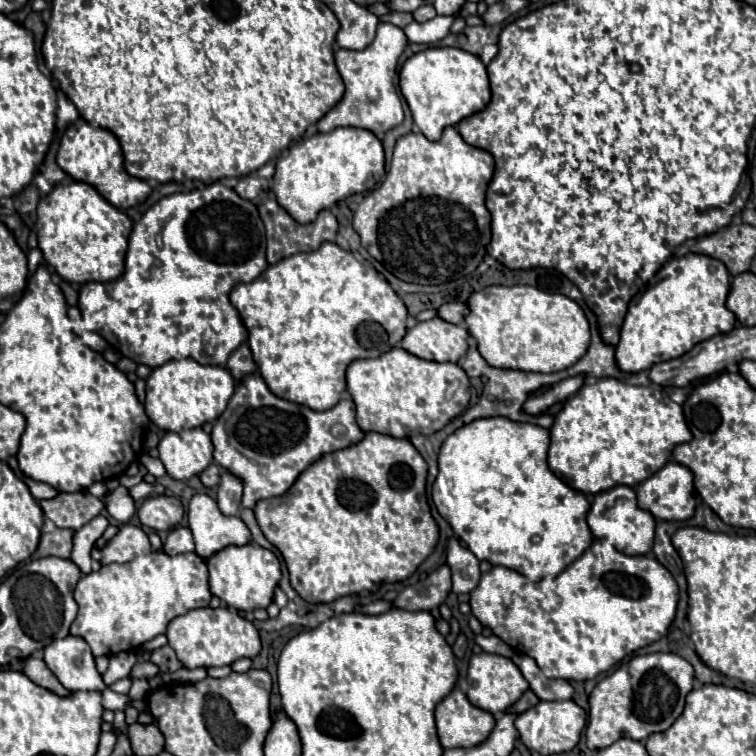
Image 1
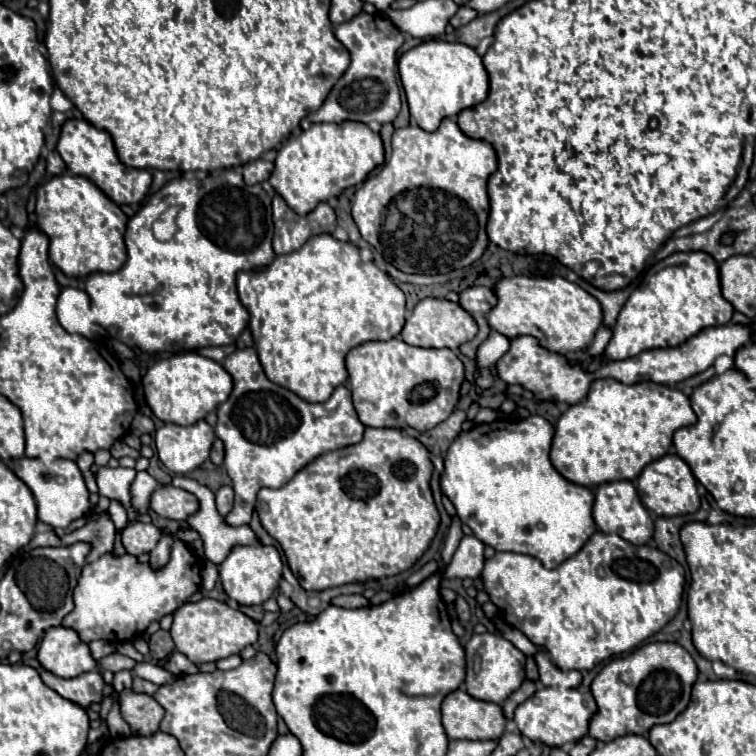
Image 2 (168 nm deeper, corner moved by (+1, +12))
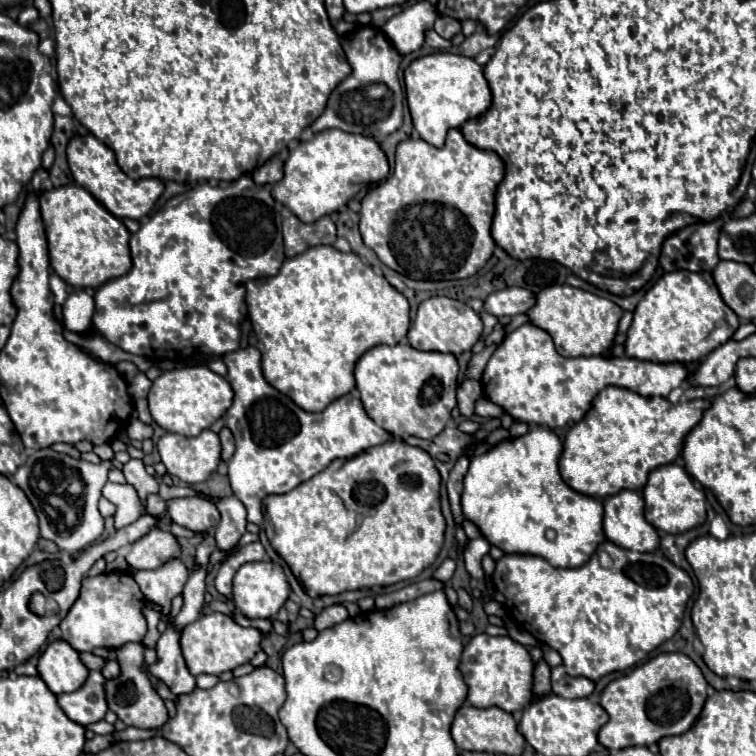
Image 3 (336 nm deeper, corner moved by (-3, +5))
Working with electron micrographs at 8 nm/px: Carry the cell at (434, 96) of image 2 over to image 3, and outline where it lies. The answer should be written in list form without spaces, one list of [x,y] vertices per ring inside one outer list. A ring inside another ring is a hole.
[[[432,53],[420,57],[412,61],[404,71],[404,85],[414,129],[426,143],[434,147],[444,147],[448,129],[460,127],[468,119],[480,117],[492,101],[482,67],[474,59],[468,59],[464,55]]]

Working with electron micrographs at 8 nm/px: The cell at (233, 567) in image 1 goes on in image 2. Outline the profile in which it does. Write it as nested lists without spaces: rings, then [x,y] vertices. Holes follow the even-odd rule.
[[[254,542],[250,546],[234,546],[226,560],[220,564],[220,582],[224,592],[242,606],[254,606],[268,600],[282,578],[282,558],[274,546]]]

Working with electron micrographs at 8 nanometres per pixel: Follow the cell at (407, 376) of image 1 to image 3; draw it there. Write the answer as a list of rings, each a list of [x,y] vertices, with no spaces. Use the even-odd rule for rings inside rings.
[[[398,343],[394,347],[376,345],[366,351],[356,363],[356,387],[364,403],[366,413],[394,437],[414,435],[420,439],[436,437],[446,423],[450,421],[450,411],[456,407],[456,381],[458,381],[458,363],[452,353],[438,351],[418,351],[410,343]]]

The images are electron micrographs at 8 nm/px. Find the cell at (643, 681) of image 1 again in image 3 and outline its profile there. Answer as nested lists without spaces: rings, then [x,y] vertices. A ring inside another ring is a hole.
[[[660,653],[654,659],[634,667],[626,675],[614,679],[604,689],[604,693],[600,697],[600,705],[610,715],[610,721],[600,729],[598,741],[606,749],[626,749],[632,745],[650,747],[650,745],[658,743],[662,737],[682,735],[692,727],[692,723],[700,715],[706,697],[708,697],[708,683],[704,679],[700,667],[688,655],[684,655],[684,653]]]

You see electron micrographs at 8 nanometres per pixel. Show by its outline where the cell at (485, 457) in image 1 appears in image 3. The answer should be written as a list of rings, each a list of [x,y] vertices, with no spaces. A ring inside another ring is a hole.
[[[530,429],[518,439],[506,439],[482,455],[474,455],[470,469],[464,477],[462,491],[462,513],[472,521],[490,545],[500,547],[504,553],[522,553],[544,557],[554,567],[580,567],[596,551],[596,547],[606,539],[602,531],[604,507],[602,501],[572,491],[558,473],[558,459],[562,455],[562,441],[550,429]],[[546,529],[556,531],[556,539],[548,541],[544,537]]]

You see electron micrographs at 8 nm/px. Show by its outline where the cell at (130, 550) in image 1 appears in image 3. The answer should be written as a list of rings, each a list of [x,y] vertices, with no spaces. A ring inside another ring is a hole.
[[[158,527],[140,537],[126,553],[126,561],[134,569],[156,569],[176,557],[180,557],[180,545],[176,537]]]

